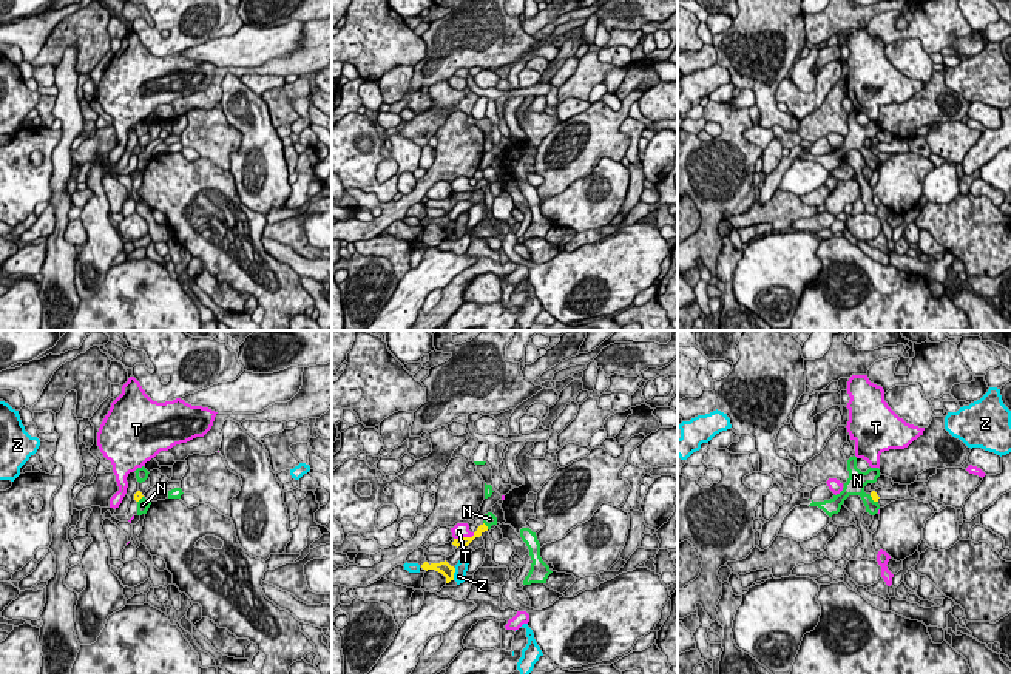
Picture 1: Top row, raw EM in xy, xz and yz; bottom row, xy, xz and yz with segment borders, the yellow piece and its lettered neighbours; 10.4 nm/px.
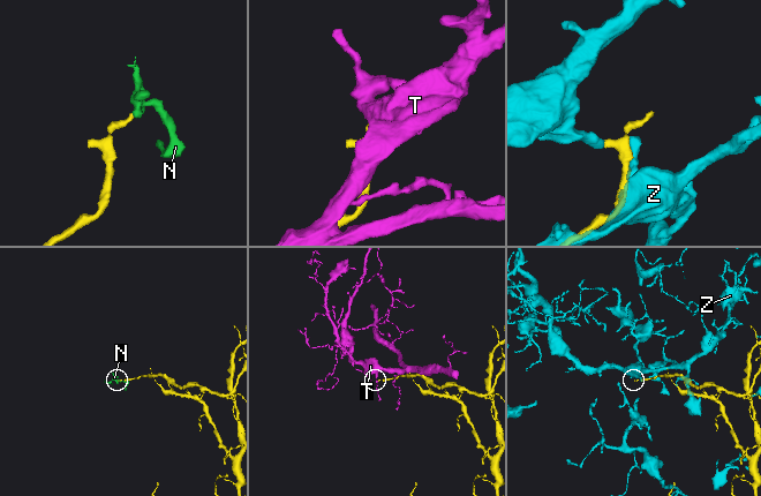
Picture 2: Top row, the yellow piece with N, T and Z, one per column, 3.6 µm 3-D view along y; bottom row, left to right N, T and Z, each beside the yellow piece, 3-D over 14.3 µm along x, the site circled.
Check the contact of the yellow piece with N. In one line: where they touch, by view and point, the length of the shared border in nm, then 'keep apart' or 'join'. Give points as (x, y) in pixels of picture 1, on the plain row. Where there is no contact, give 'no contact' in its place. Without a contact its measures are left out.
contact xz (485, 179); length 100 nm; keep apart

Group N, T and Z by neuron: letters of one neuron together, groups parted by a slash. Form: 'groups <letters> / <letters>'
groups N / T / Z

